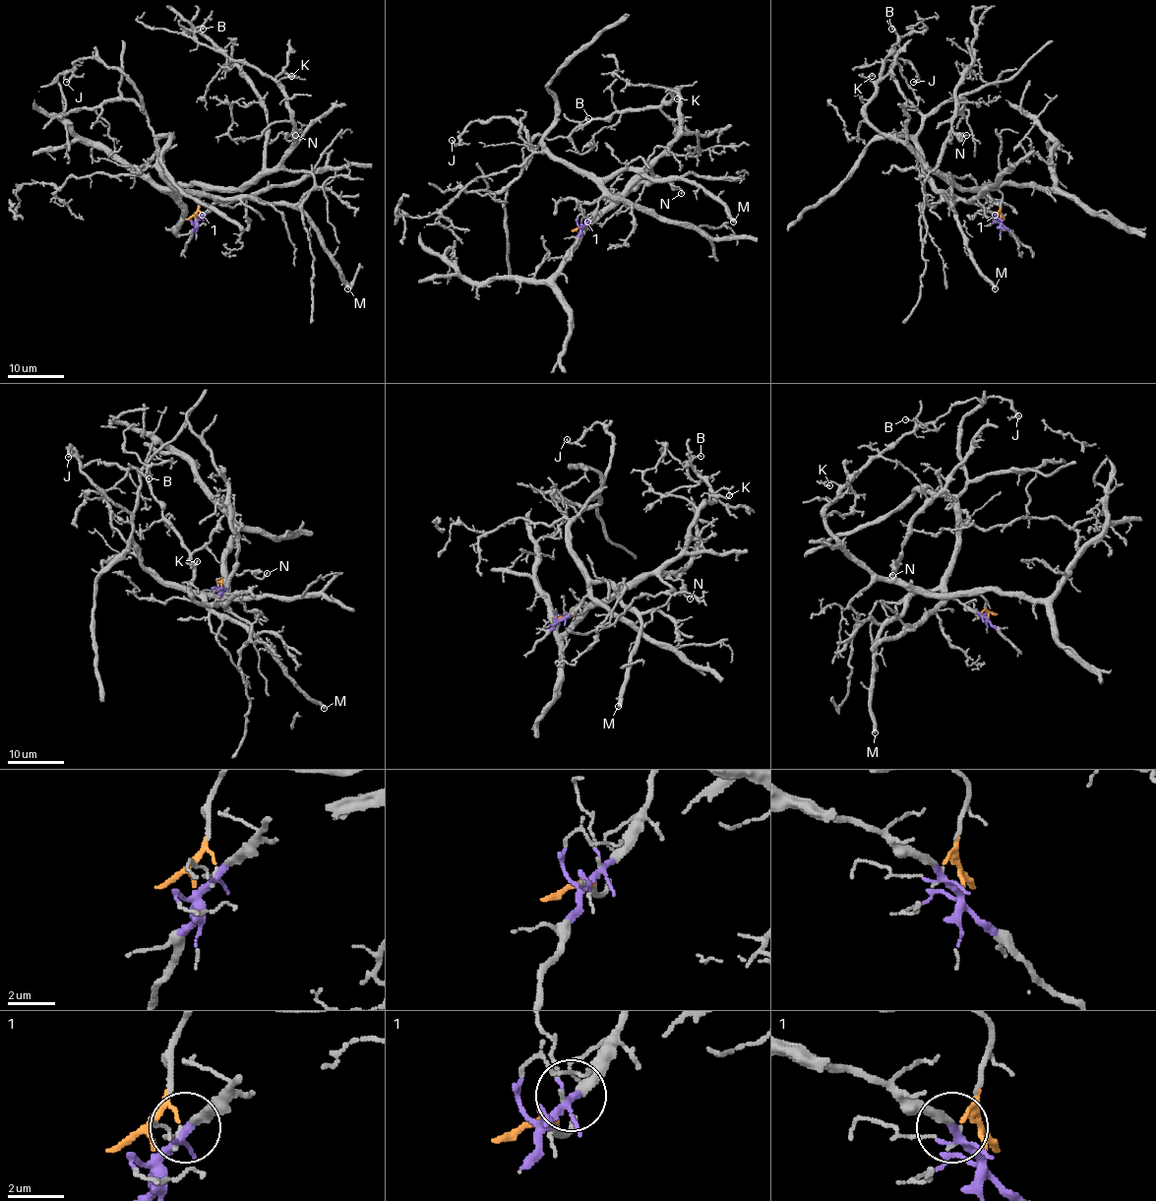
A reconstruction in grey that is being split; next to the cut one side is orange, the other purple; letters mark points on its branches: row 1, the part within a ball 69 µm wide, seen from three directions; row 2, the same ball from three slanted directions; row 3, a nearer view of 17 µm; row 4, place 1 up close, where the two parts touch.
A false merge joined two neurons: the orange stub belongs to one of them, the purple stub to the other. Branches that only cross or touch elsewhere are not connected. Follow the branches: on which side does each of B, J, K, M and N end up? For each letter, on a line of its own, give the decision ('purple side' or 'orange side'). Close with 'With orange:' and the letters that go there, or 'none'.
B: orange side
J: purple side
K: orange side
M: purple side
N: orange side
With orange: B, K, N

